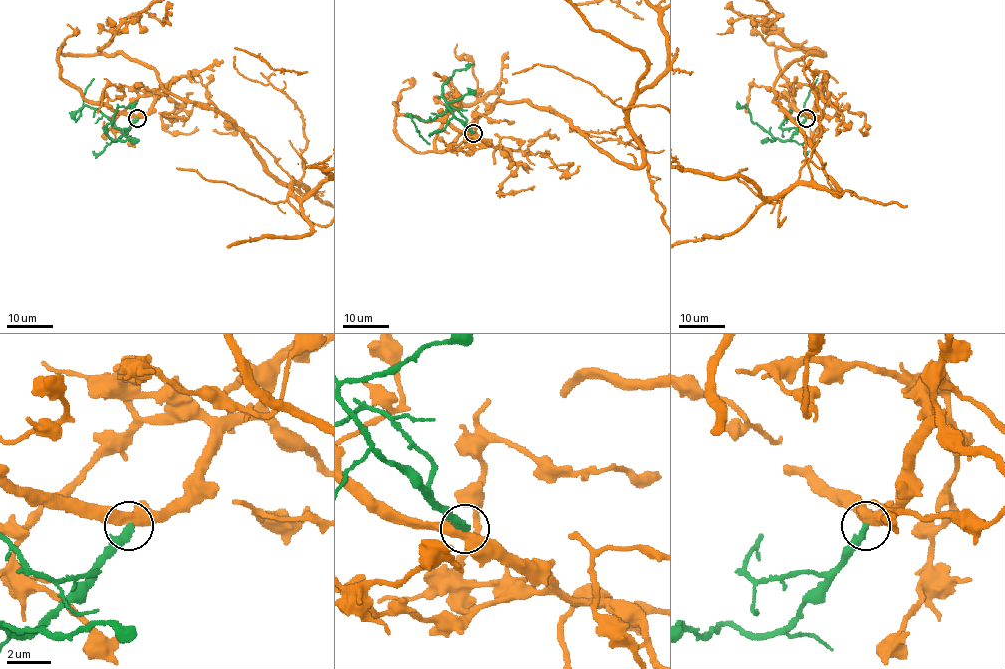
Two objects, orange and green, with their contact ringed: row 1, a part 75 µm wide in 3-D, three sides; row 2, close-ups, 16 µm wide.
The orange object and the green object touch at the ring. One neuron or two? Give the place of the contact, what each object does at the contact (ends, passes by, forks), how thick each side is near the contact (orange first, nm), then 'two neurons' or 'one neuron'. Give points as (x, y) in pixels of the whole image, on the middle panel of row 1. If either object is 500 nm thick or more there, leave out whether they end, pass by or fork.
(473, 133) | 500/340 nm | two neurons

